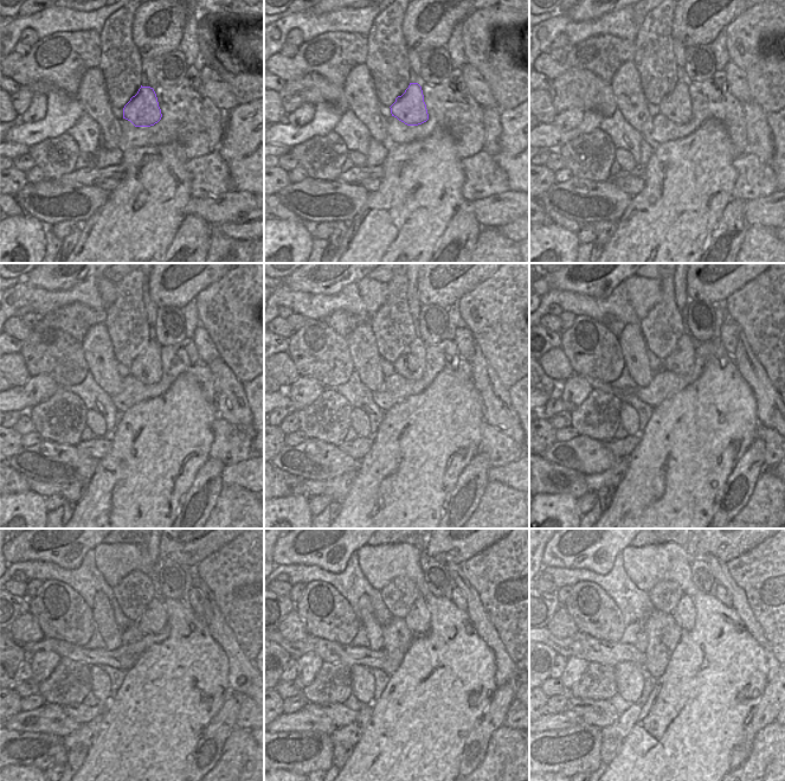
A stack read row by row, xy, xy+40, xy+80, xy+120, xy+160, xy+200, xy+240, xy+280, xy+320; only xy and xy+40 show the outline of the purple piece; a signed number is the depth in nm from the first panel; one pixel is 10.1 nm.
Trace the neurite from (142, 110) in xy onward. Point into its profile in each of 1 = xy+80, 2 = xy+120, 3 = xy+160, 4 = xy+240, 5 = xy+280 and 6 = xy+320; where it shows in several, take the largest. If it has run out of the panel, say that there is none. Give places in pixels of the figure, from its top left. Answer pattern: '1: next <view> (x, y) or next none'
1: next xy+80 (676, 106)
2: next xy+120 (147, 367)
3: next xy+160 (411, 364)
4: next xy+240 (154, 618)
5: next xy+280 (418, 620)
6: next xy+320 (684, 614)

